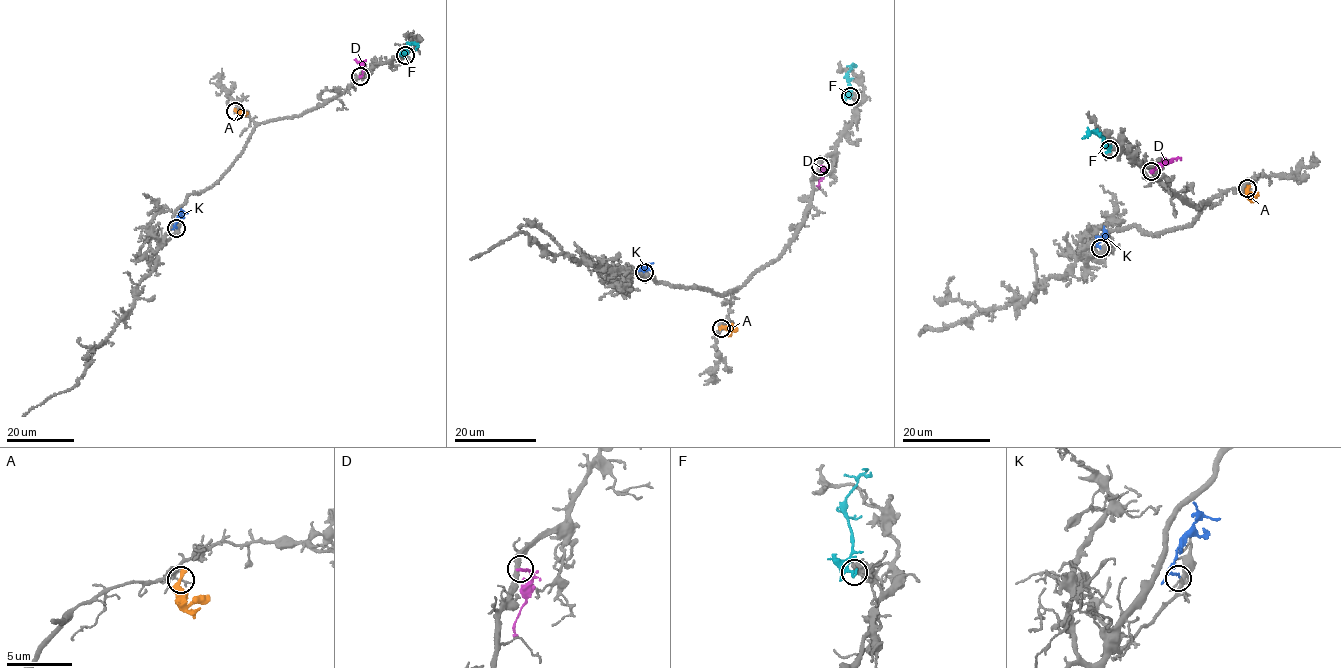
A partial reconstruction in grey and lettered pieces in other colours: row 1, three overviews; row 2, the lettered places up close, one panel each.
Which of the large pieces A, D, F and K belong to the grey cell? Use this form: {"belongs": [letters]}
{"belongs": ["K"]}

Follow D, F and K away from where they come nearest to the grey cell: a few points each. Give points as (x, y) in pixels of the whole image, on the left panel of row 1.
D: (360, 77), (362, 67), (355, 58)
F: (404, 55), (409, 44), (415, 43), (415, 49)
K: (176, 227), (174, 224), (182, 213), (187, 213)

